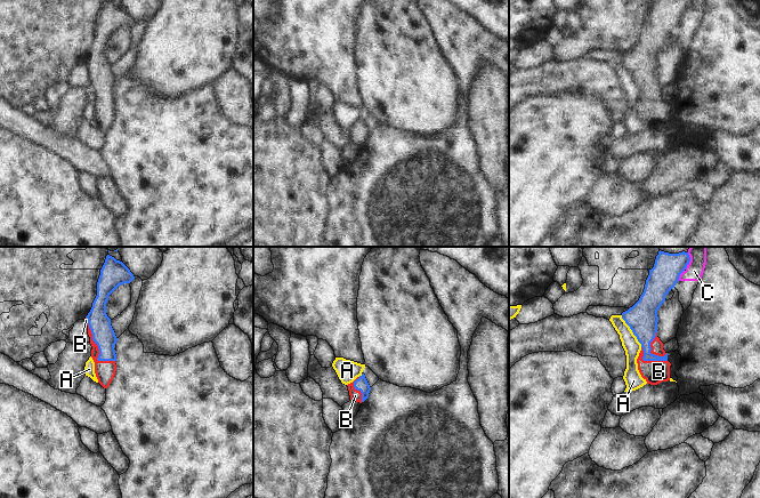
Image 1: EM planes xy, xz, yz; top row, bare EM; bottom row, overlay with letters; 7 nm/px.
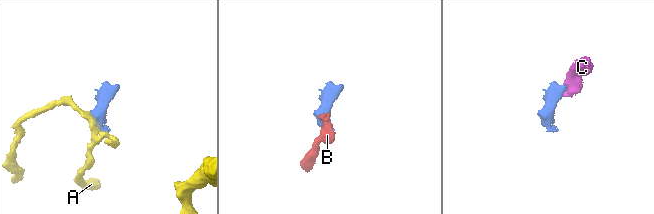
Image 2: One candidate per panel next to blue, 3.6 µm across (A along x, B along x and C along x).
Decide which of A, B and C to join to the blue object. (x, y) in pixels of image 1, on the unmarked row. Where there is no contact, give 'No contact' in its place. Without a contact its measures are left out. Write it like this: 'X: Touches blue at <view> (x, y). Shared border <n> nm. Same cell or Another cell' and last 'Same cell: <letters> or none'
A: Touches blue at yz (632, 75). Shared border 260 nm. Another cell
B: Touches blue at xy (97, 89). Shared border 380 nm. Same cell
C: Touches blue at yz (685, 13). Shared border 190 nm. Same cell
Same cell: B, C

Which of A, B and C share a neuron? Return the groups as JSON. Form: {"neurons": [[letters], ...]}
{"neurons": [["A"], ["B", "C"]]}

